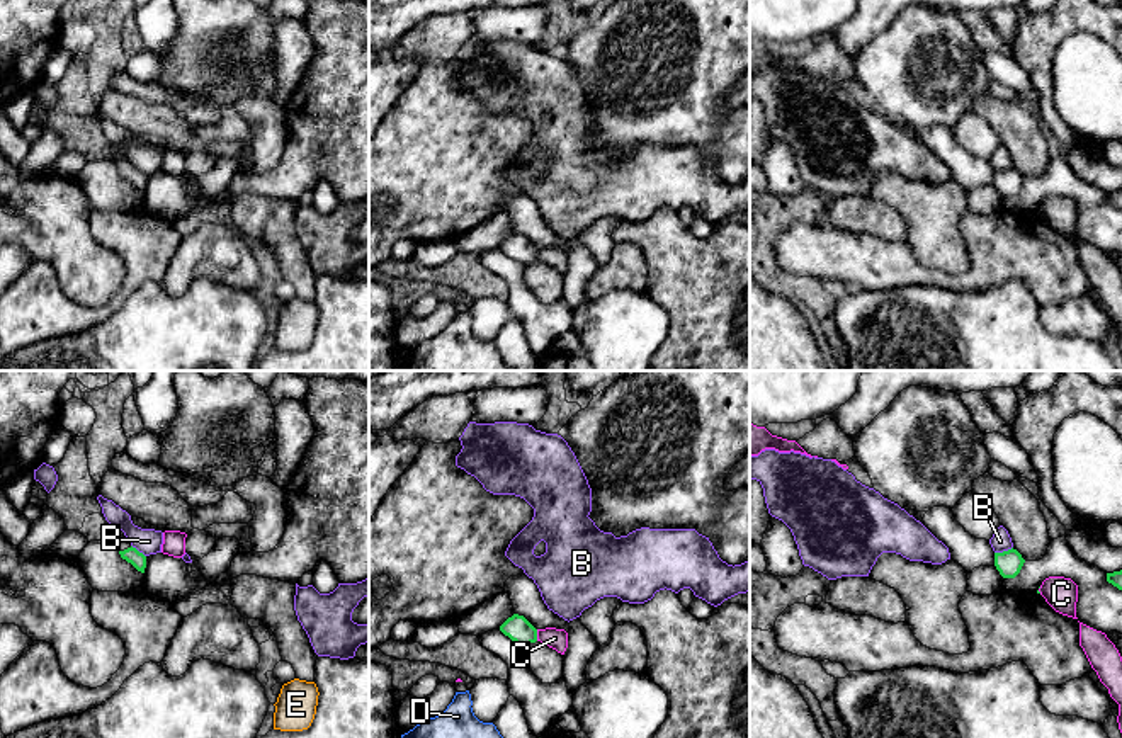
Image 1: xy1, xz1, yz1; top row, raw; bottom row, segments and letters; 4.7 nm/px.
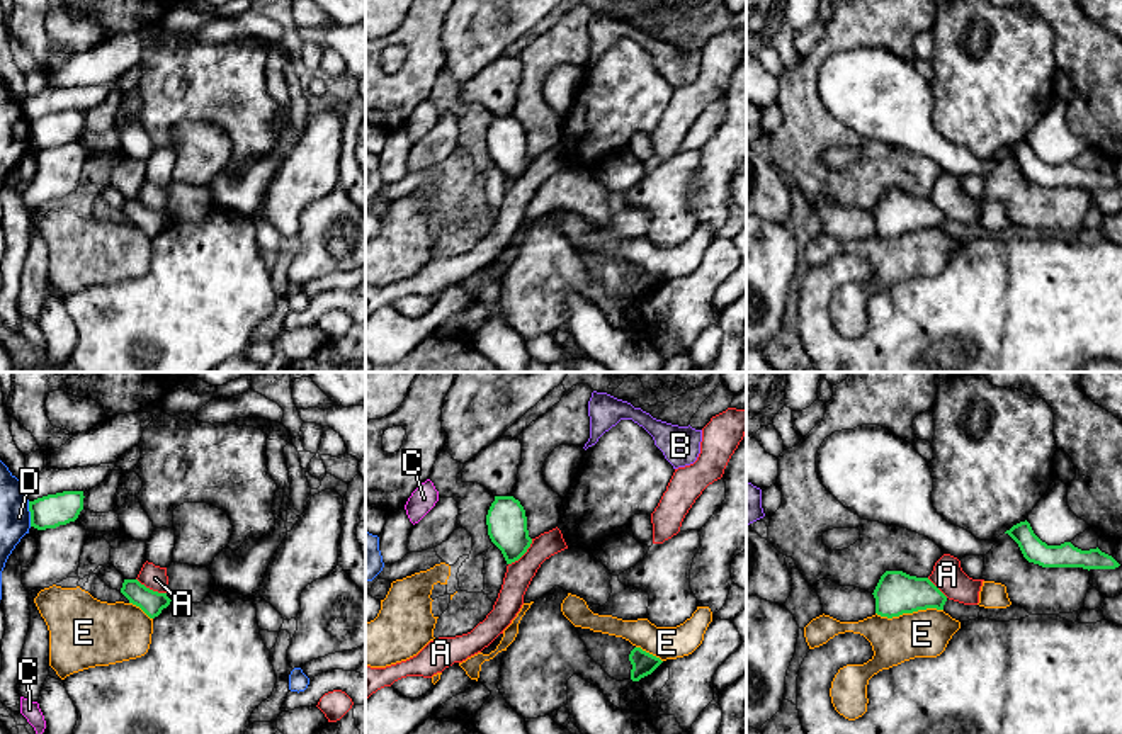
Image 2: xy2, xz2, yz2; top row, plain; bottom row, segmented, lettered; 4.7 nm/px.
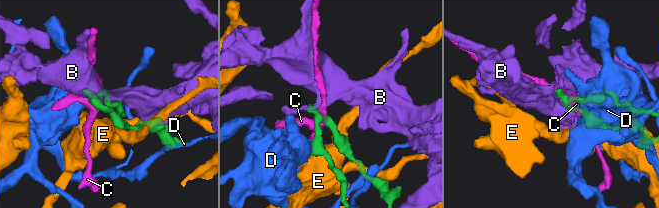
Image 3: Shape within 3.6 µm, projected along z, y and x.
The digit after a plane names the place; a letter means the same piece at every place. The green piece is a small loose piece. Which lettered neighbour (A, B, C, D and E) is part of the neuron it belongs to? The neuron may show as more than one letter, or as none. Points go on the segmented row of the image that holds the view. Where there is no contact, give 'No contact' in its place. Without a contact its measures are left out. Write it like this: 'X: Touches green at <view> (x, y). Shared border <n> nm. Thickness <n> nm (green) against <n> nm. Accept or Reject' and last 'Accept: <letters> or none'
A: Touches green at xz2 (522, 554). Shared border 170 nm. Thickness 190 nm (green) against 130 nm. Reject
B: Touches green at yz1 (1003, 551). Shared border 90 nm. Thickness 120 nm (green) against 90 nm. Reject
C: Touches green at xz1 (536, 635). Shared border 60 nm. Thickness 120 nm (green) against 100 nm. Reject
D: Touches green at xy2 (31, 513). Shared border 120 nm. Thickness 160 nm (green) against 140 nm. Reject
E: Touches green at yz2 (908, 612). Shared border 320 nm. Thickness 200 nm (green) against 220 nm. Reject
Accept: none

